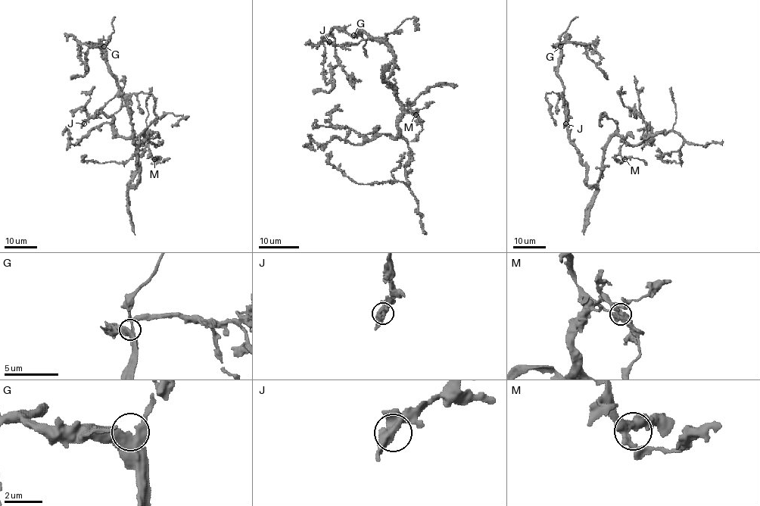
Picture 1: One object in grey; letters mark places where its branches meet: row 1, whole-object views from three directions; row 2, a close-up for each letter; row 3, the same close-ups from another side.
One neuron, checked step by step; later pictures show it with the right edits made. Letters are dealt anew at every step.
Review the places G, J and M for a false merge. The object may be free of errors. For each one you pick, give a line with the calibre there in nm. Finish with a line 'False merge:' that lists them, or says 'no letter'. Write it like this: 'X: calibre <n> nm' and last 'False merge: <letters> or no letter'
J: calibre 400 nm
False merge: J

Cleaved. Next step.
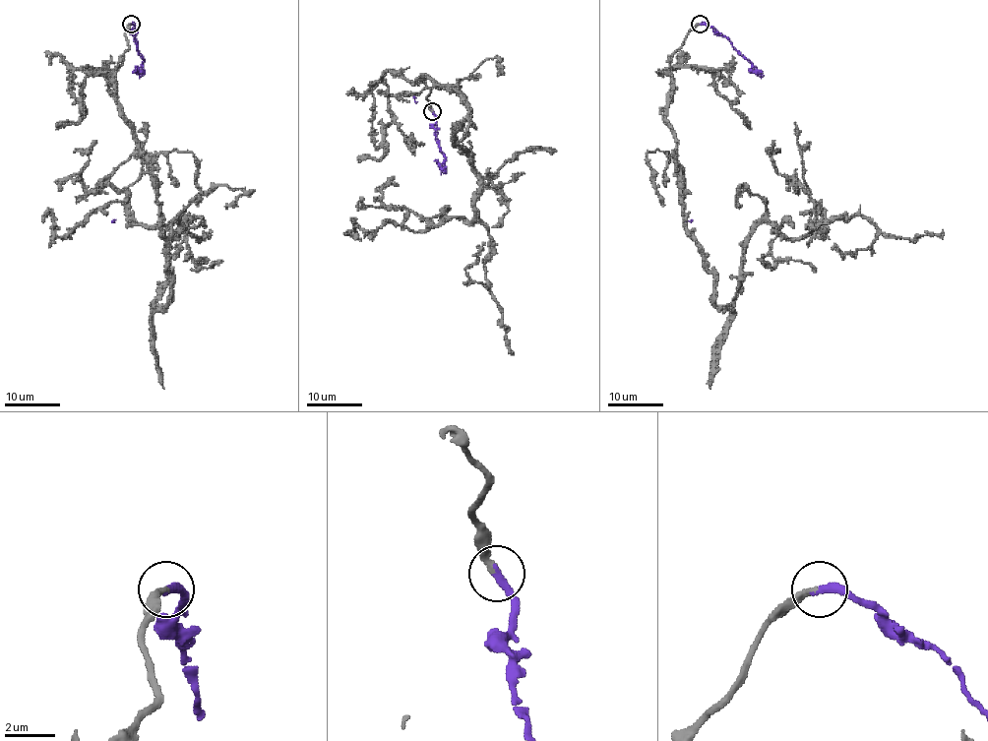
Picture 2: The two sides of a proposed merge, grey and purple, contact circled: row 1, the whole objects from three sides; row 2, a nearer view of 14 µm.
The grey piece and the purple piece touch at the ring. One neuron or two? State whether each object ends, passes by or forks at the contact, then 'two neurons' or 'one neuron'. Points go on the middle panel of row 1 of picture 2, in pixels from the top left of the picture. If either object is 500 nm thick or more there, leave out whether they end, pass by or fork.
grey ends; purple ends; one neuron

